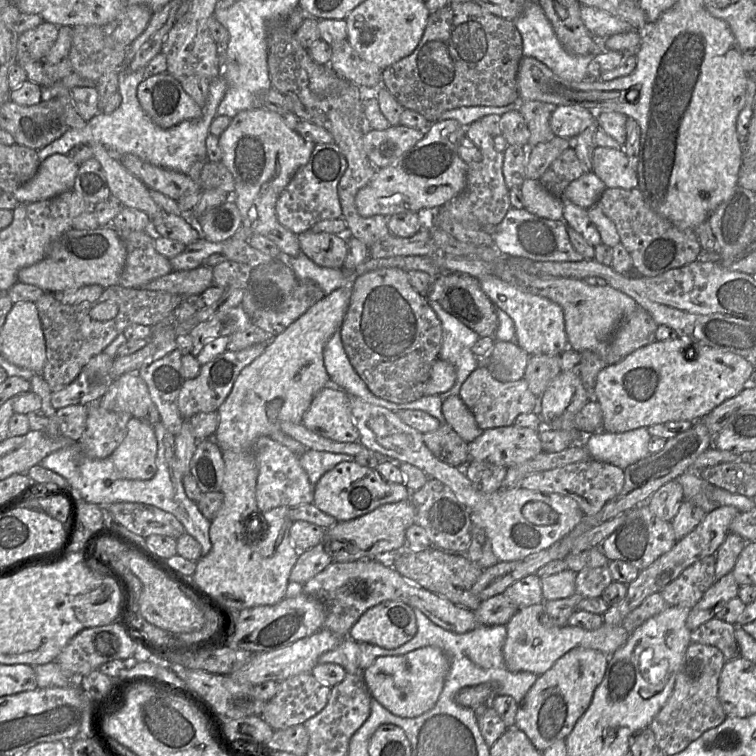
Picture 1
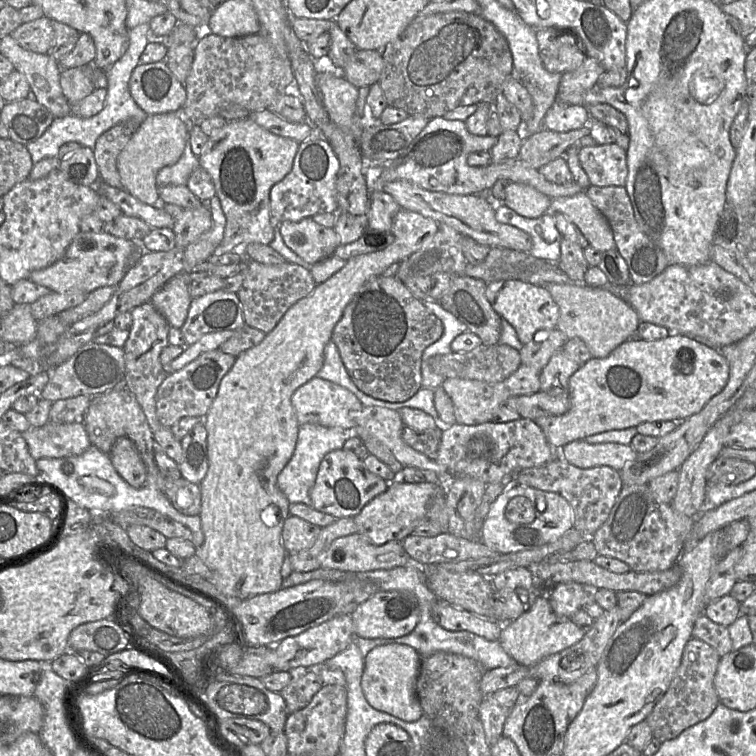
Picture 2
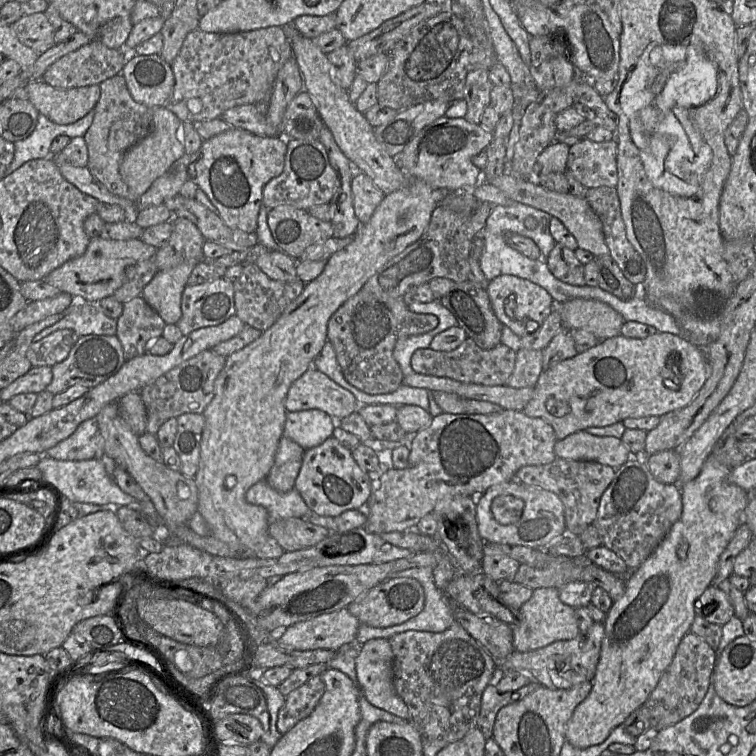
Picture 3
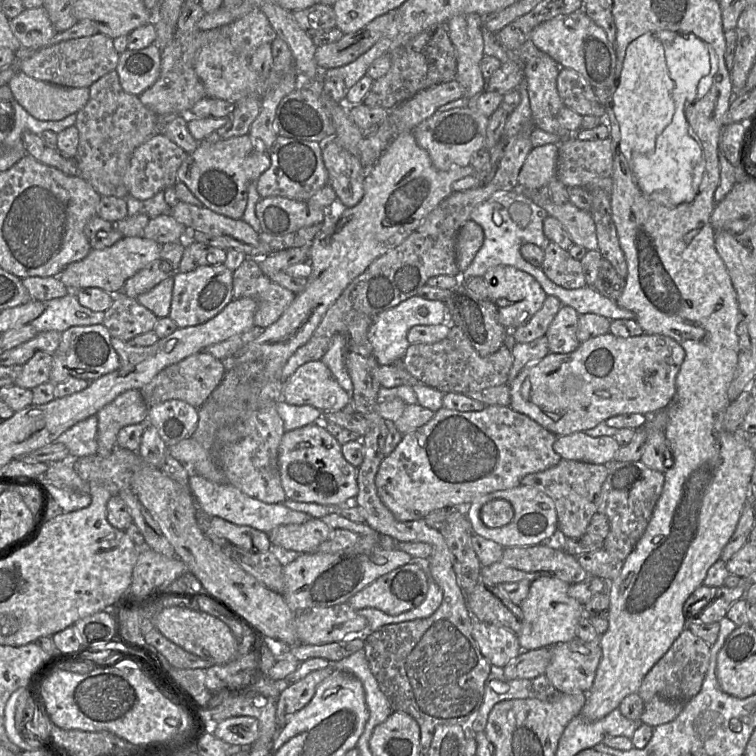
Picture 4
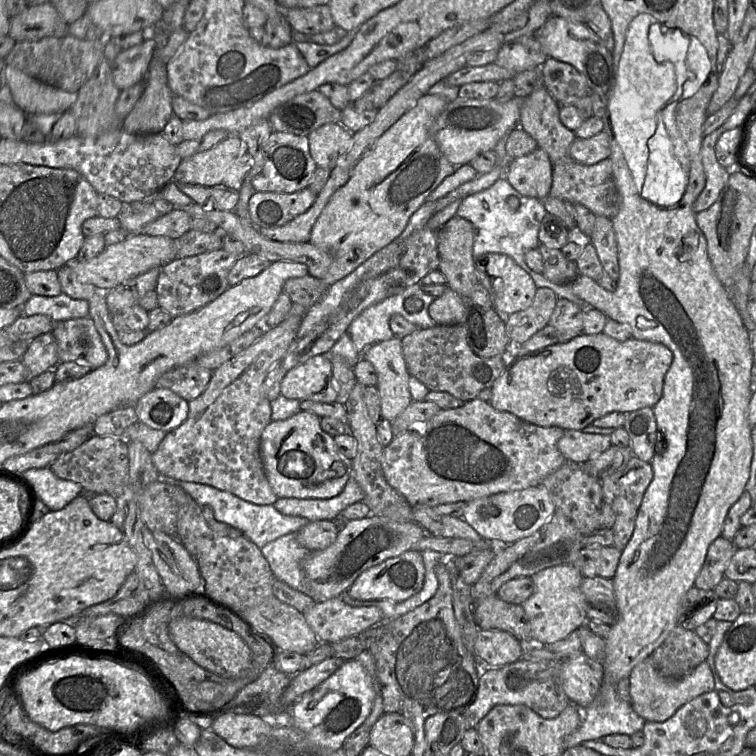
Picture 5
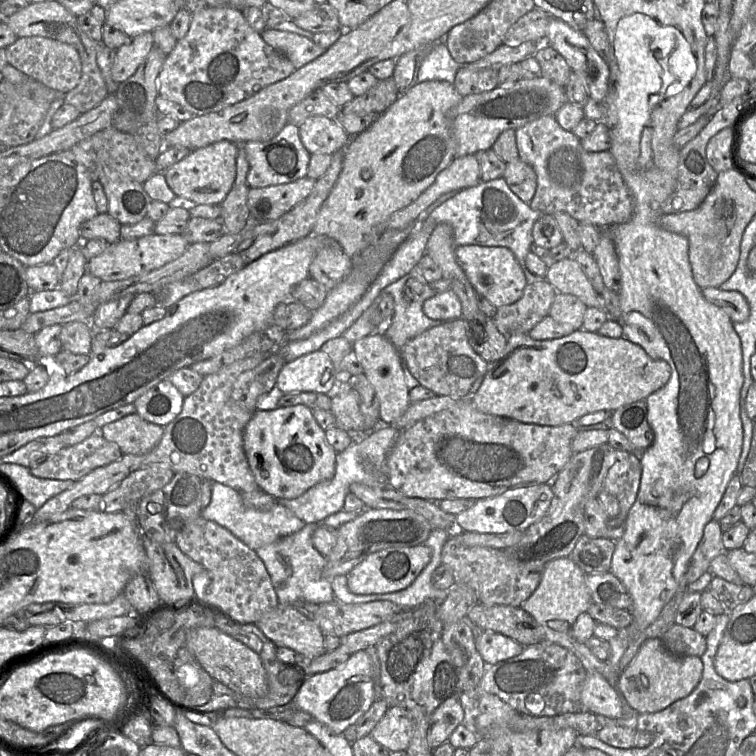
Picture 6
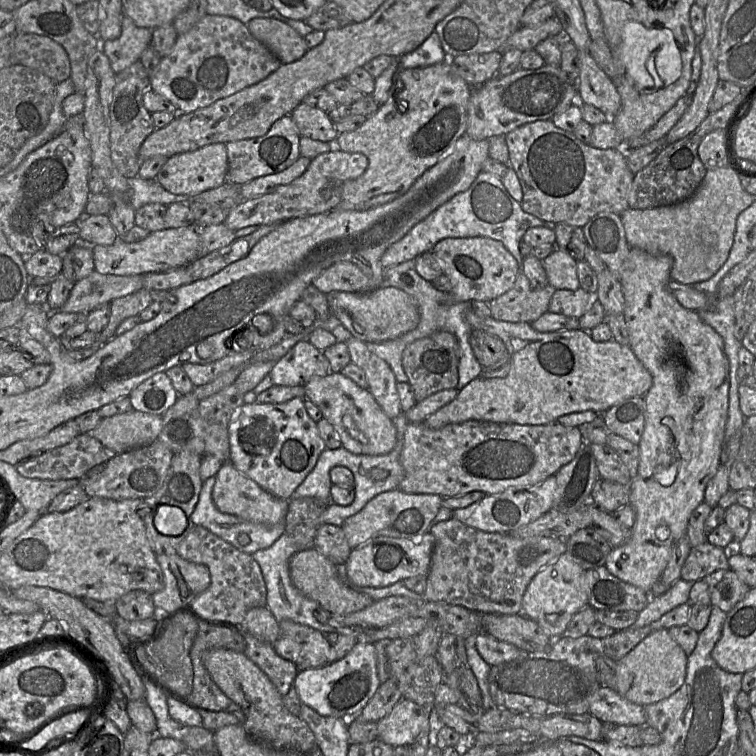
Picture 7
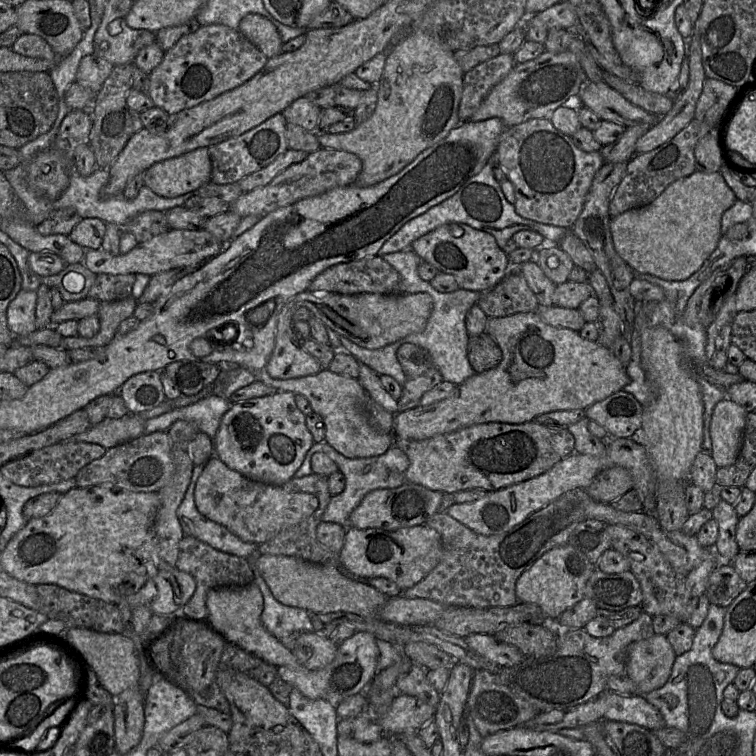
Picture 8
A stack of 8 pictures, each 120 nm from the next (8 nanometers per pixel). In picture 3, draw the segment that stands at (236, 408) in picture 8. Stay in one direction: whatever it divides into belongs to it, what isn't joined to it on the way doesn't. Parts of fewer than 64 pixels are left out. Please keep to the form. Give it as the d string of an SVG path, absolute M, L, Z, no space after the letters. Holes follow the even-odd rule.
M331 436L322 444L304 451L294 488L314 513L337 517L347 510L364 508L374 489L374 475L363 471L351 451Z

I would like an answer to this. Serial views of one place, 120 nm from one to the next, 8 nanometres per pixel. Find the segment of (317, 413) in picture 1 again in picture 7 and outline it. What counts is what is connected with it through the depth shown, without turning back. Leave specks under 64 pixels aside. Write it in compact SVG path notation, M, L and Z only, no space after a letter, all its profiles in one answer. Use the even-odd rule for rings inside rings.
M307 339L299 340L276 361L269 373L275 385L303 386L314 377L331 373L328 359Z

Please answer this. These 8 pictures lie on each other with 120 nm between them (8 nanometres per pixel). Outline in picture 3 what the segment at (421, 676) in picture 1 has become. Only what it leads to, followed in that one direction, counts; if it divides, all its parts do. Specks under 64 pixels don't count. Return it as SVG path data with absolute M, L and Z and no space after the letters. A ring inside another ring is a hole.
M385 638L369 640L358 647L356 658L357 685L366 700L373 706L410 720L410 714L404 701L397 695L393 685L393 653L389 641Z

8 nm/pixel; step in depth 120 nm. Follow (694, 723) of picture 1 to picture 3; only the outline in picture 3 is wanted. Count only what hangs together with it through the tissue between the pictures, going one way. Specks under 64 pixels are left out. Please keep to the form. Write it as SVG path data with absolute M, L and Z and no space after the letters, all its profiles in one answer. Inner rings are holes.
M688 632L679 643L671 664L644 703L650 728L657 732L691 715L703 701L716 665L715 650L702 638Z

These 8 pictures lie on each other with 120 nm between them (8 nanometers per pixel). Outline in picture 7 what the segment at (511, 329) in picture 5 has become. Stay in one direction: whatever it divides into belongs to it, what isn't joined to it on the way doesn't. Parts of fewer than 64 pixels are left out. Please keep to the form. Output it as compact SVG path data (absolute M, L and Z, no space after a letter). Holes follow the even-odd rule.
M520 272L509 291L489 302L491 316L499 321L532 323L549 311L551 297L550 287L535 288Z

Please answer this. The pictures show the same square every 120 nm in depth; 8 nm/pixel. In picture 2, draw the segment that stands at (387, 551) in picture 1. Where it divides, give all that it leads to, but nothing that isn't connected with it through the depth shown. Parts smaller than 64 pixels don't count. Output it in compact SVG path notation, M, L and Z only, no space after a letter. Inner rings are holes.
M396 480L389 483L387 490L369 501L354 517L356 533L375 545L389 541L402 542L412 534L414 528L426 519L429 500L436 494L437 486L433 483L406 483Z

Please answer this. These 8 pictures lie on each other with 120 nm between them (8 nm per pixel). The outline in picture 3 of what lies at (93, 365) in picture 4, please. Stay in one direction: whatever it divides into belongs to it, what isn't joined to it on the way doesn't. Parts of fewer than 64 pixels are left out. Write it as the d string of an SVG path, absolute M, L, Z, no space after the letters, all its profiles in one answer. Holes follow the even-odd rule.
M84 335L72 347L65 360L52 366L52 381L45 390L53 395L73 385L92 388L116 374L126 361L122 345L116 335Z

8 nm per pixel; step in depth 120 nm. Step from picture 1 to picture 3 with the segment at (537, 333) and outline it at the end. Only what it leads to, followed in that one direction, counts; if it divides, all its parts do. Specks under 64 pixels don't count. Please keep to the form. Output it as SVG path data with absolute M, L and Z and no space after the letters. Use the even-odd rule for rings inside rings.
M513 275L495 277L489 281L487 292L499 321L519 337L537 330L556 307L551 295L543 287Z

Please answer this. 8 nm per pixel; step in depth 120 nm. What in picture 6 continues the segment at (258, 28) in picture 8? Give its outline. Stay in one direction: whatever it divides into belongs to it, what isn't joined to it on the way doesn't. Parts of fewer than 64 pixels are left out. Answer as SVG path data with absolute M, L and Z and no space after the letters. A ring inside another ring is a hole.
M266 28L260 36L268 45L284 54L296 69L310 63L326 51L305 36L276 28Z

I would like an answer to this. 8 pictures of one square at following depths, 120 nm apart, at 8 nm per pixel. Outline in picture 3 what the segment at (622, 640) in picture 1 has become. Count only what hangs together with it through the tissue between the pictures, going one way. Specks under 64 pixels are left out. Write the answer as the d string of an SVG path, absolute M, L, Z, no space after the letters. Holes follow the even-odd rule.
M538 588L533 590L531 598L520 608L520 613L520 622L513 627L513 648L516 652L529 652L553 642L572 640L580 633L575 609L561 602L559 589Z

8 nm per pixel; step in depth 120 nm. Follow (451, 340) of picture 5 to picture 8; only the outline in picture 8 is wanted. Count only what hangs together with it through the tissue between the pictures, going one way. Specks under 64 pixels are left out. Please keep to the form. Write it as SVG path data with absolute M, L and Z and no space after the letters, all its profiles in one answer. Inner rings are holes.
M403 344L397 350L397 359L406 376L398 411L403 412L420 405L422 396L444 381L430 353L415 344Z

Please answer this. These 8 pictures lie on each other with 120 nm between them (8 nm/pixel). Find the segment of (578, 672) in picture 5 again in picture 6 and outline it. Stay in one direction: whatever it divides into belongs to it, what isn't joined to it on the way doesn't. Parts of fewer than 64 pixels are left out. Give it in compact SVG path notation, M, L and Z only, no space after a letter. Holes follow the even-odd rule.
M586 672L581 701L586 711L597 716L618 719L624 715L619 692L597 672Z

